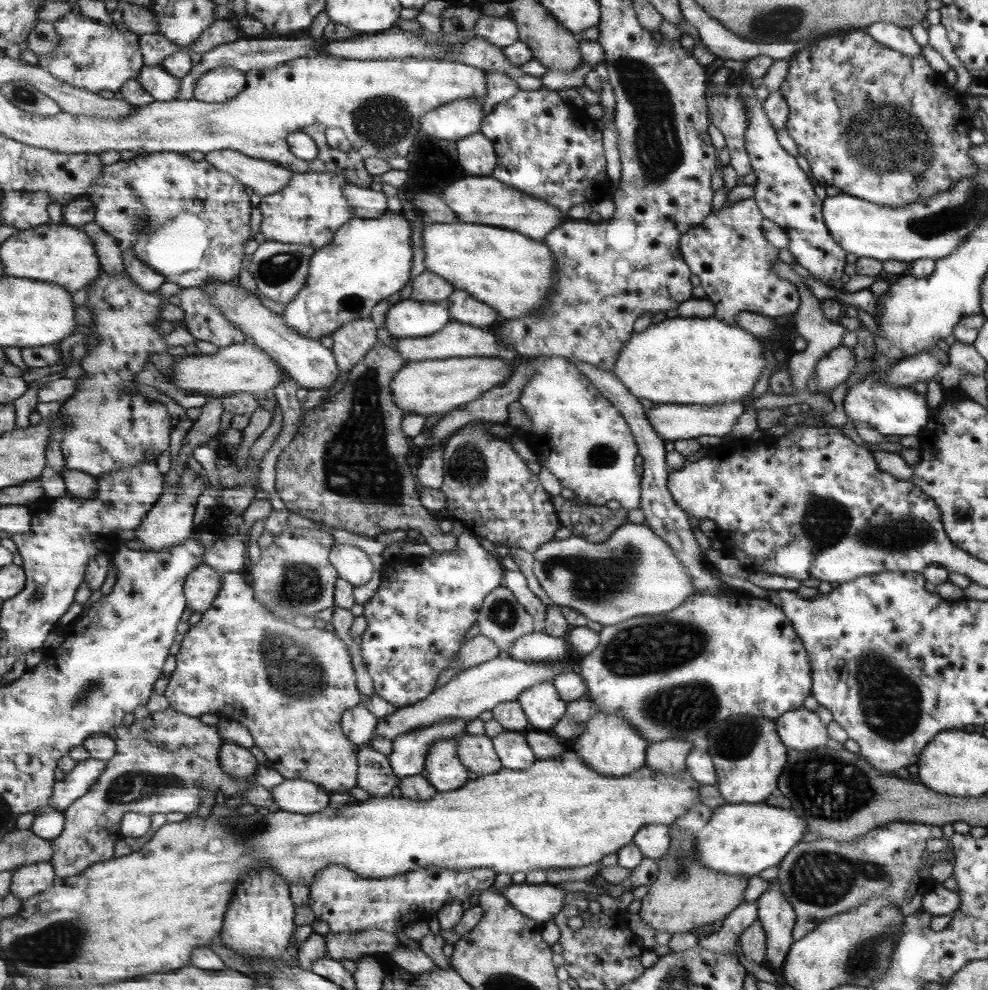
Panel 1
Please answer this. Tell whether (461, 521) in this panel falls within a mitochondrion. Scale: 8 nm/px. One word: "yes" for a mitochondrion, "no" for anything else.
no

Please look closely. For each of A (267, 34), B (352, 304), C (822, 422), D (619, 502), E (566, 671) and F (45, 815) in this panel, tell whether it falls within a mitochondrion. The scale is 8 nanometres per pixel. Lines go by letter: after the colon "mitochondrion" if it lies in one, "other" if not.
A: other
B: mitochondrion
C: other
D: other
E: other
F: other

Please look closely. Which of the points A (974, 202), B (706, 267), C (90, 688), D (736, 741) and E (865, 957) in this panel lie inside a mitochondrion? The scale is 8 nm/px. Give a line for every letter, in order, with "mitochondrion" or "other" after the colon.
A: mitochondrion
B: other
C: mitochondrion
D: mitochondrion
E: mitochondrion

